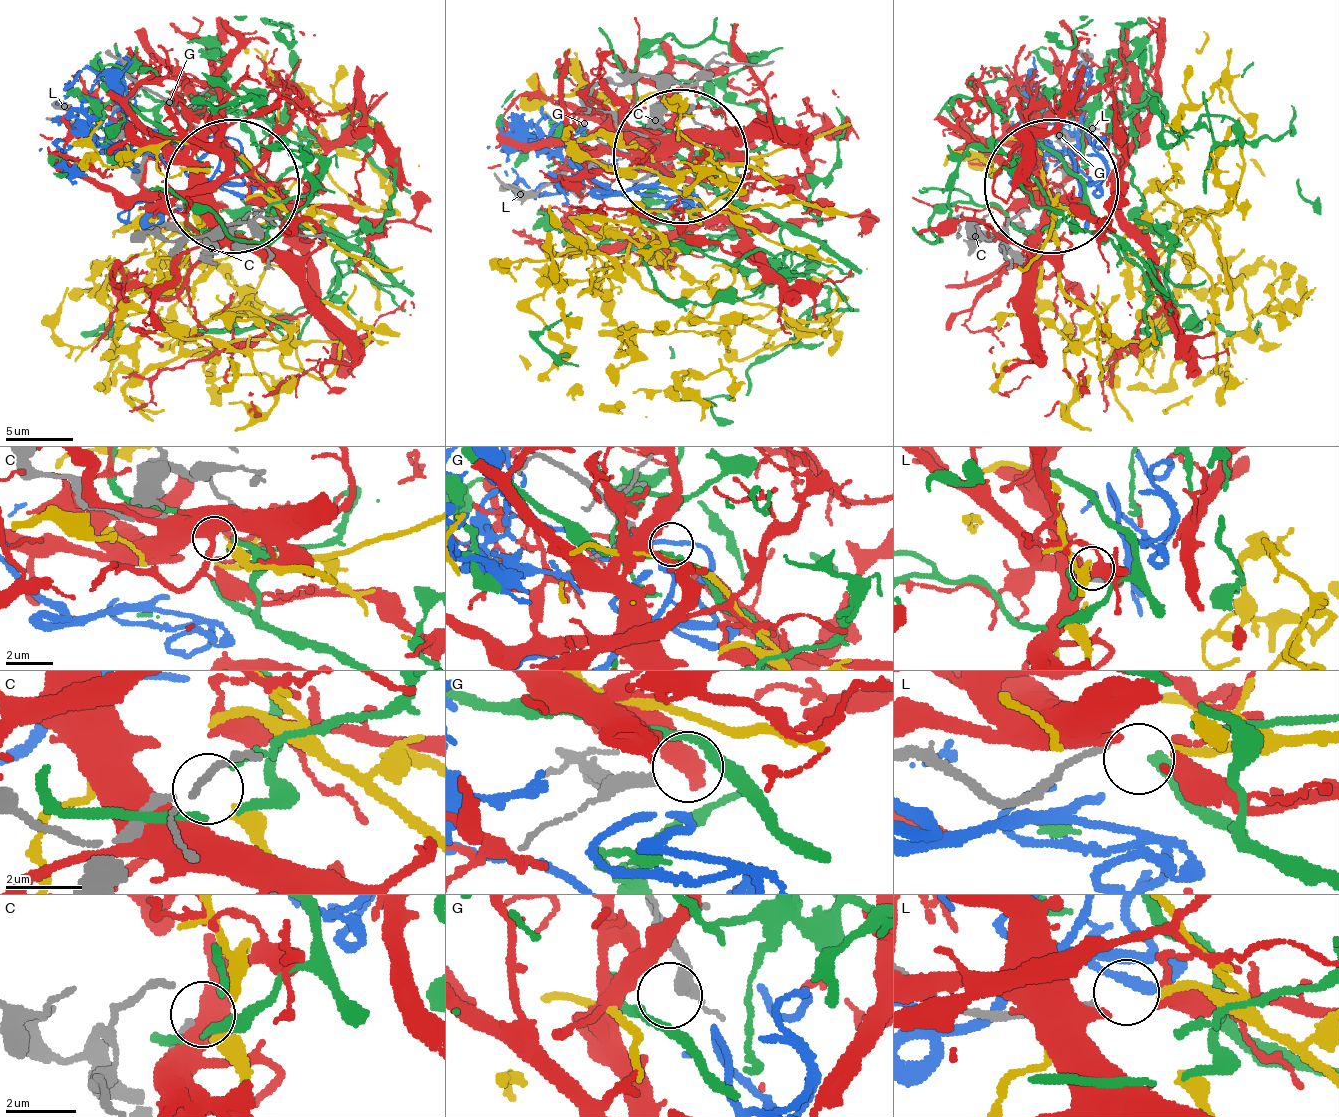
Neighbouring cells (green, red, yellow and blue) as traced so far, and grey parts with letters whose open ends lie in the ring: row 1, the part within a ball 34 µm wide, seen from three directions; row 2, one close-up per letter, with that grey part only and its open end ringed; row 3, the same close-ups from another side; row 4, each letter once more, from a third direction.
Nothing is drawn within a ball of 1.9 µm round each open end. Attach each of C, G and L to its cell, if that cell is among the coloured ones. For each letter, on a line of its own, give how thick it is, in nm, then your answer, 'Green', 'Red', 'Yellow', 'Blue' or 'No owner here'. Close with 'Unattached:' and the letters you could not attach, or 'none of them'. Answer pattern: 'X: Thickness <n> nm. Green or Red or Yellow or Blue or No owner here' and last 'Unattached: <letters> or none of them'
C: Thickness 190 nm. Green
G: Thickness 380 nm. No owner here
L: Thickness 200 nm. Yellow
Unattached: G

